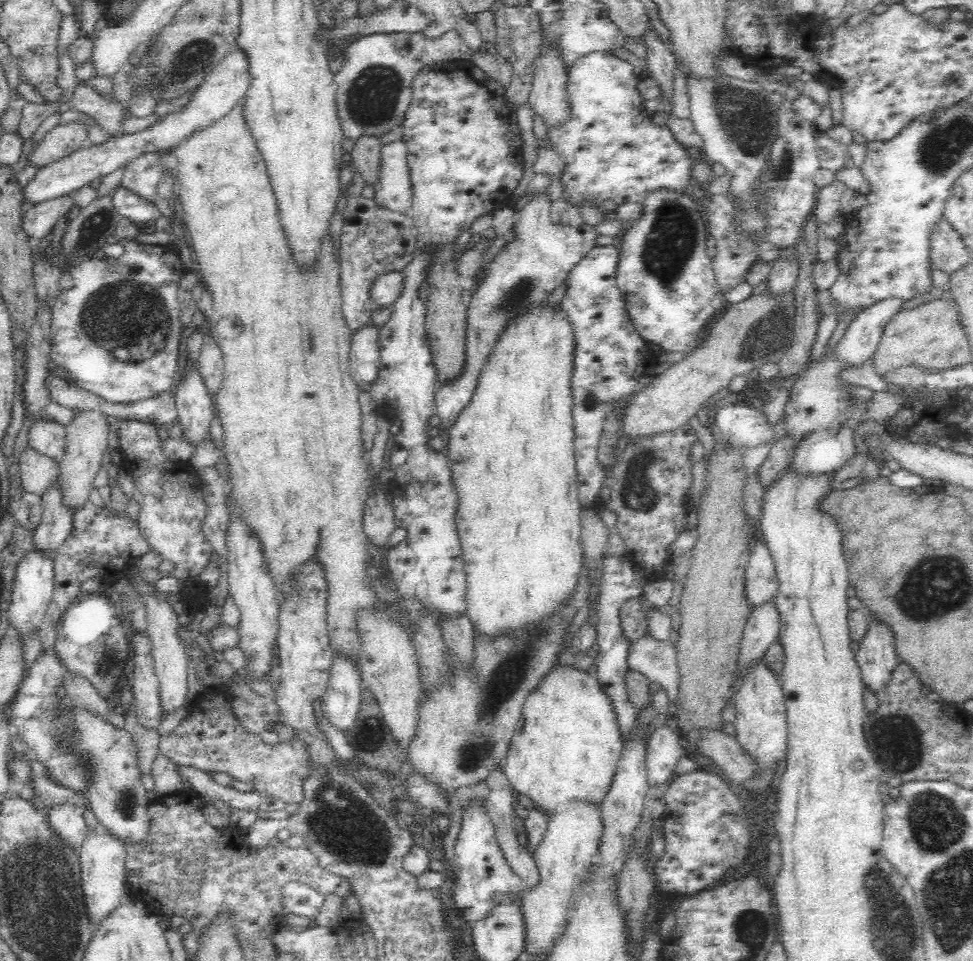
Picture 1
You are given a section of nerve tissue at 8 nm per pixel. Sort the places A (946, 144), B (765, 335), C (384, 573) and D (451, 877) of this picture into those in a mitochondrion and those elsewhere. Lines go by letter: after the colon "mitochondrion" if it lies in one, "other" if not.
A: mitochondrion
B: mitochondrion
C: other
D: other

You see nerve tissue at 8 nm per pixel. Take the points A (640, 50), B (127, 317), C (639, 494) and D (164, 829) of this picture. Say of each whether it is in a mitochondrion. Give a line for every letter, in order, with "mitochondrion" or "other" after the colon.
A: other
B: mitochondrion
C: mitochondrion
D: other

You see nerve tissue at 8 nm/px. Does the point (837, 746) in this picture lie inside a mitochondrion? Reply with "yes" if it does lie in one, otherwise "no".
no

